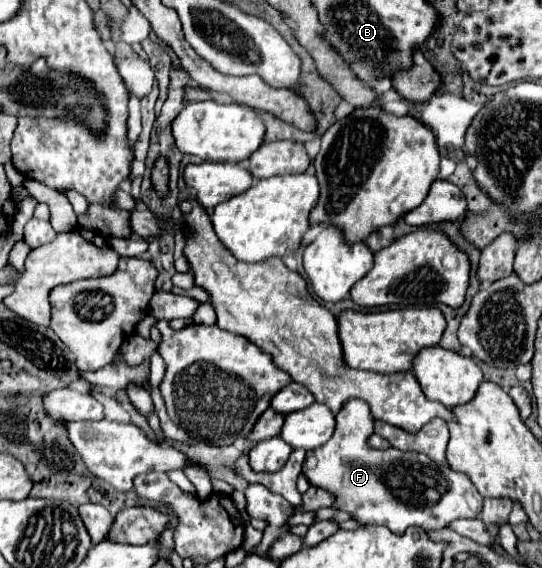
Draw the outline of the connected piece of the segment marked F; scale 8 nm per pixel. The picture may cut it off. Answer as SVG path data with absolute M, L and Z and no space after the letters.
M345 402L335 418L335 434L321 448L311 450L303 464L307 482L333 494L335 510L345 510L359 524L385 524L395 534L403 534L409 526L439 530L447 528L457 518L477 518L481 514L483 496L467 474L439 466L419 452L371 448L367 440L373 434L375 420L367 402Z

